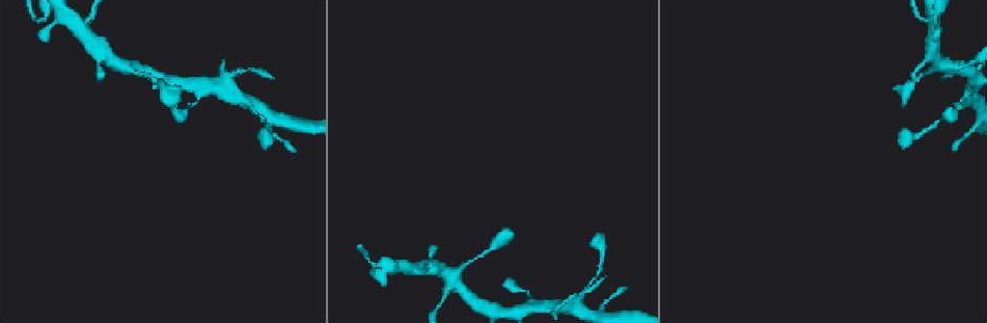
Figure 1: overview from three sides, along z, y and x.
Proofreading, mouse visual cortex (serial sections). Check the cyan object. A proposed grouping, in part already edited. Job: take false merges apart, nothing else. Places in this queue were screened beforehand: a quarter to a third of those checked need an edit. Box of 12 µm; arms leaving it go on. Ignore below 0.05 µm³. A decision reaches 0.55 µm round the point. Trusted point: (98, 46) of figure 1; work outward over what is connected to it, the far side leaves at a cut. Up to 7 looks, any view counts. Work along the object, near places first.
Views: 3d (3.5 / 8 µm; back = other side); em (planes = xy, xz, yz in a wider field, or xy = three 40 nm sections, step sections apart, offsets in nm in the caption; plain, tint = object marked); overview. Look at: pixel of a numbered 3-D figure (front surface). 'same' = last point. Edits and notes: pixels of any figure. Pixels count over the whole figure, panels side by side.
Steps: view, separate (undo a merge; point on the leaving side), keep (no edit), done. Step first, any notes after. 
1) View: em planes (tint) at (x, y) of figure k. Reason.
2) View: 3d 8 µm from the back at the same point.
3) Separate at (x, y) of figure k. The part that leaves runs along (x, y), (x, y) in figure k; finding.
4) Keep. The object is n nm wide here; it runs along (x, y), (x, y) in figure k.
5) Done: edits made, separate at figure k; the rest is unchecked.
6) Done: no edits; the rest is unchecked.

View: 3d 8 µm at (117, 65) of figure 1. Four arms meet.

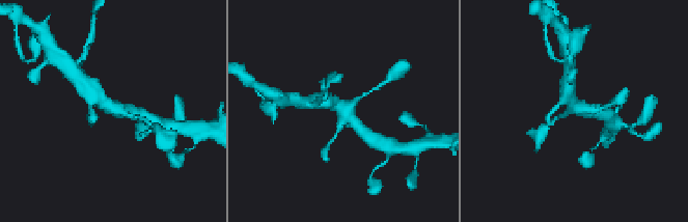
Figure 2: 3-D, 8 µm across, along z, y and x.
View: 3d 3.5 µm at (577, 106) of figure 2.

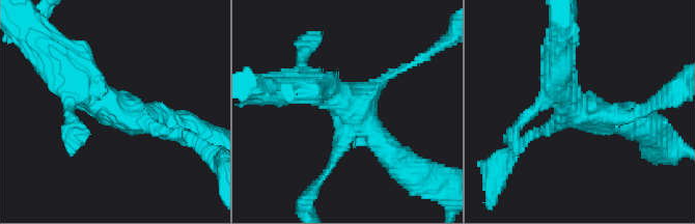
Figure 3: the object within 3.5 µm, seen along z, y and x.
View: em xy step 2 (tint) at (582, 107) of figure 3.

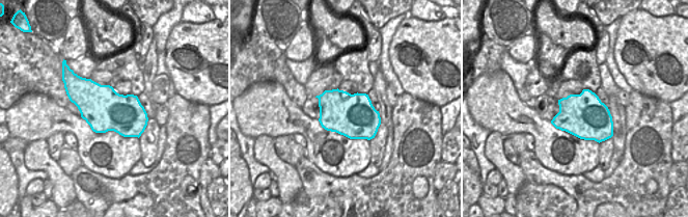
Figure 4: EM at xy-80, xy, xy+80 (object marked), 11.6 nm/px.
Keep. 4 arms meet here; it runs along (300, 86), (335, 96), (398, 161) in figure 3; continuous, no second cell.

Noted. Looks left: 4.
View: em xy step 2 (tint) at (76, 25) of figure 1.

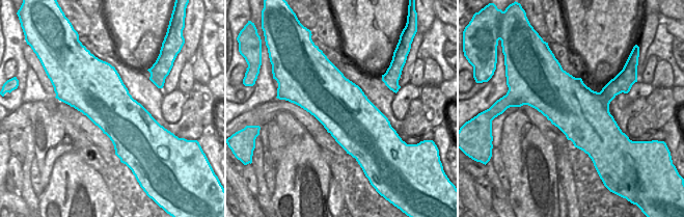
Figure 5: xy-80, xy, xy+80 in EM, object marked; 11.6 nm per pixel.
View: 3d 3.5 µm at the same point.

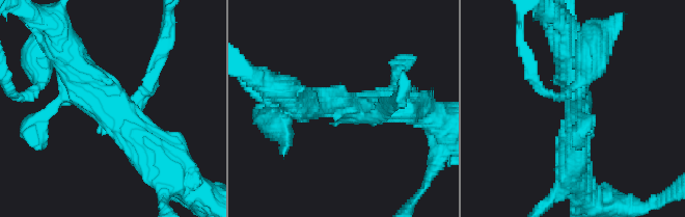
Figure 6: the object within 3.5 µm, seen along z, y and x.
Separate at (157, 66) of figure 6. The part that leaves runs along (140, 97), (174, 33) in figure 6; two cells meet here.

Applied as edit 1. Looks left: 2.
Done: edits made, separate at figure 6; the rest is unchecked.

